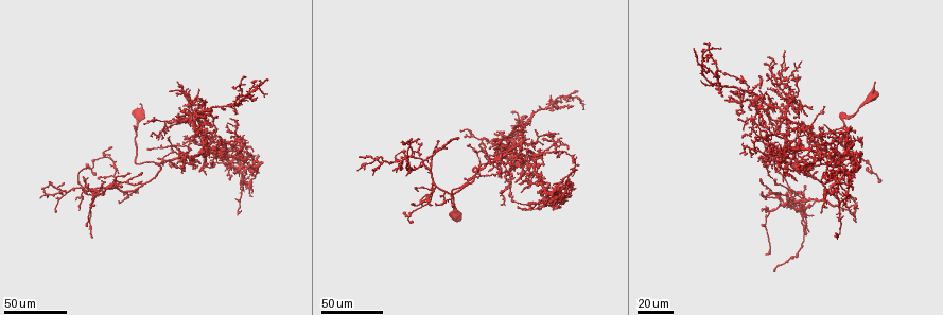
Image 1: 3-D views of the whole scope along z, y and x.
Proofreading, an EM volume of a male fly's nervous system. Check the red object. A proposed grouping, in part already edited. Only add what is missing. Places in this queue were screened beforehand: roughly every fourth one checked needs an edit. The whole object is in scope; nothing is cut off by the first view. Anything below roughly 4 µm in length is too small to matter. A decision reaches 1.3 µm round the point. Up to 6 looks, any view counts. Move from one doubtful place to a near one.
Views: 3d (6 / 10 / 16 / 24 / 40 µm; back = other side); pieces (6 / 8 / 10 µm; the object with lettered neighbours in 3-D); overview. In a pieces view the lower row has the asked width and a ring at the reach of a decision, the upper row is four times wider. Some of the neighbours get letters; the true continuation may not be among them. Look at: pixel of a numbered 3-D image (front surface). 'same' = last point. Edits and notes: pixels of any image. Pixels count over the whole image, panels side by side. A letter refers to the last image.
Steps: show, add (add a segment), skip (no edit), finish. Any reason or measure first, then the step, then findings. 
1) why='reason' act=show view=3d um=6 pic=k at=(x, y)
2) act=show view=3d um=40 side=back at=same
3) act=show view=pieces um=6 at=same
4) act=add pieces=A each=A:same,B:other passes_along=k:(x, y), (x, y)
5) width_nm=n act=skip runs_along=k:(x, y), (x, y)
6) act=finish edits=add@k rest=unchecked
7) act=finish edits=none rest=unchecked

why='thin end' act=show view=3d um=40 pic=1 at=(554, 111)

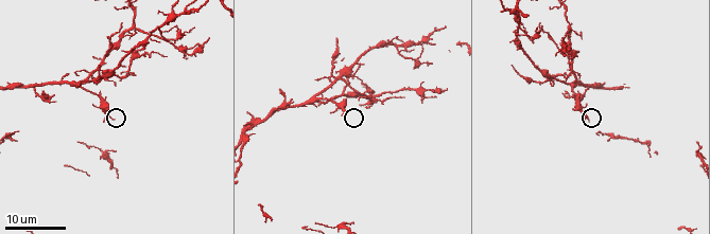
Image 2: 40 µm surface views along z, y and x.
act=show view=pieces um=6 pic=2 at=(590, 120)

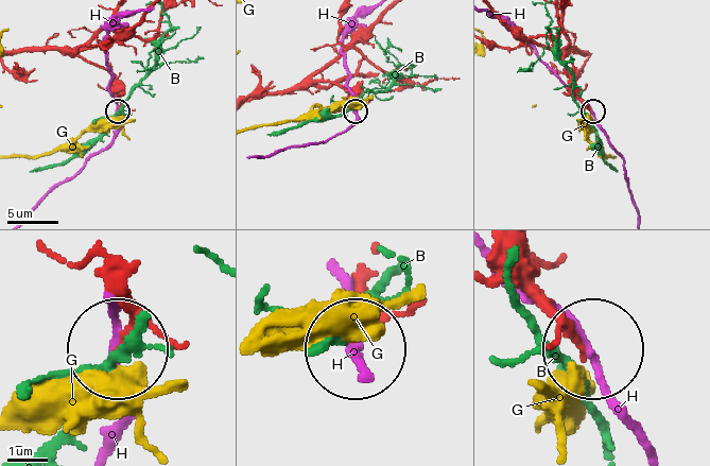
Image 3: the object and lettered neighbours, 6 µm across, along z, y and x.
act=skip each=B:other,G:other,H:other found='none of them fits'

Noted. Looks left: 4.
why='an open end' act=show view=3d um=40 pic=1 at=(799, 166)

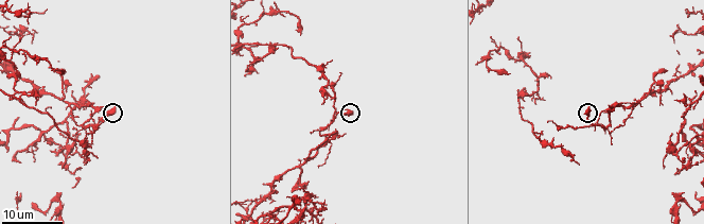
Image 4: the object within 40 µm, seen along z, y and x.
act=show view=pieces um=8 pic=4 at=(114, 106)

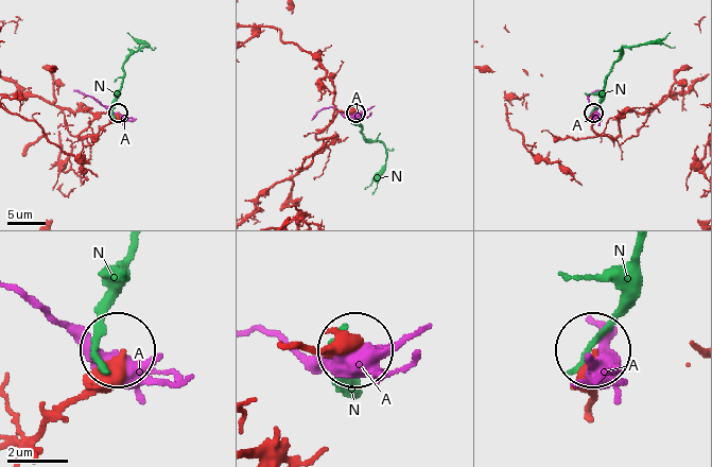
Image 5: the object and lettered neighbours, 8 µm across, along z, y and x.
act=skip each=A:other,N:other runs_along=5:(19, 443), (120, 353) found='no lettered segment goes on from it'

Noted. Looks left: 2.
why='free end' act=show view=3d um=24 pic=1 at=(157, 159)

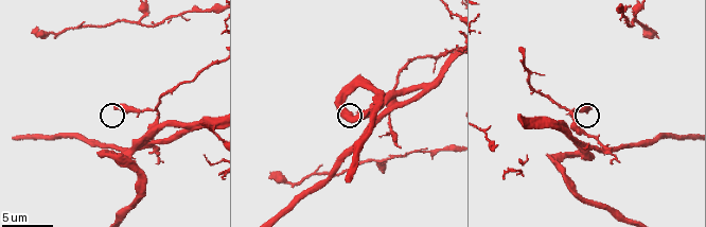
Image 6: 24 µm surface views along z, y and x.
act=show view=pieces um=8 pic=6 at=(591, 109)

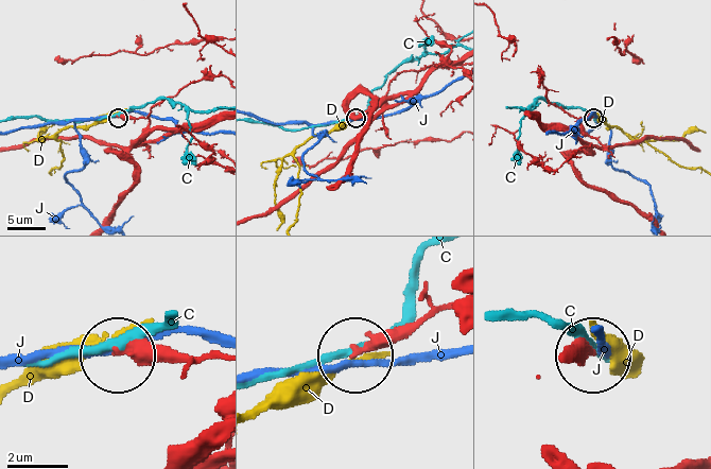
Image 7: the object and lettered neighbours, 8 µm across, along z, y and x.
act=skip each=C:other,D:other,J:other runs_along=7:(212, 360), (116, 352) found='no lettered segment goes on from it'

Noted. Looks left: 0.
act=finish edits=none rest=unchecked

